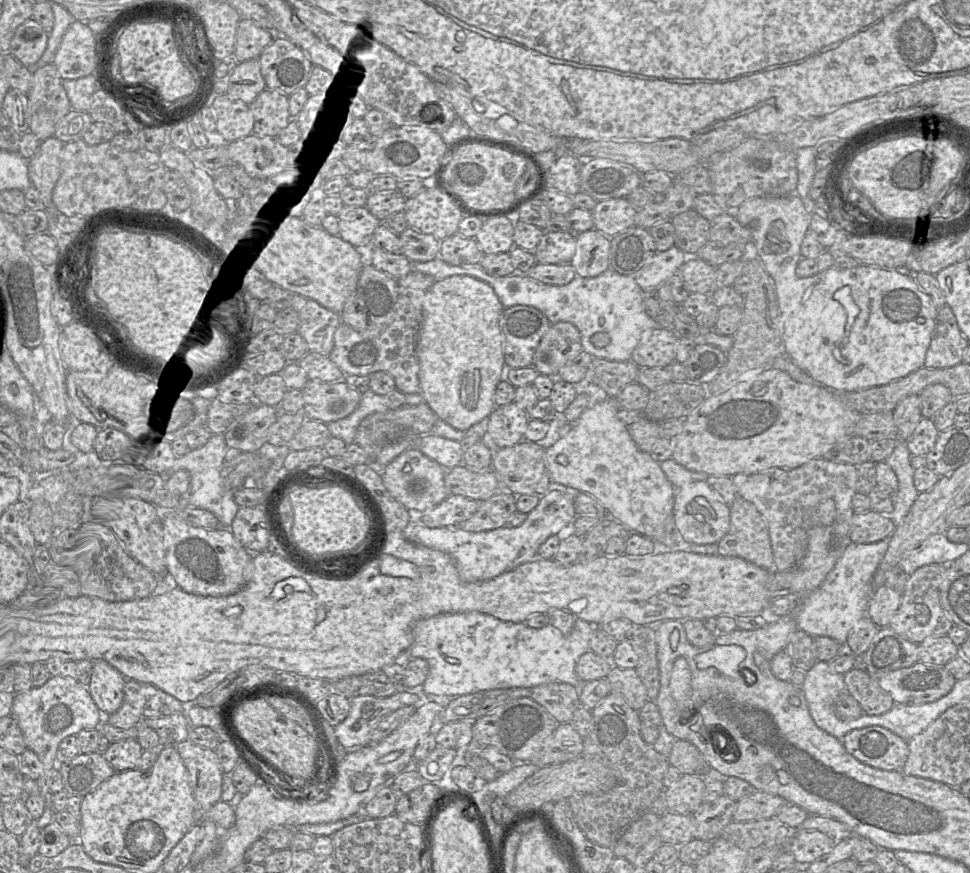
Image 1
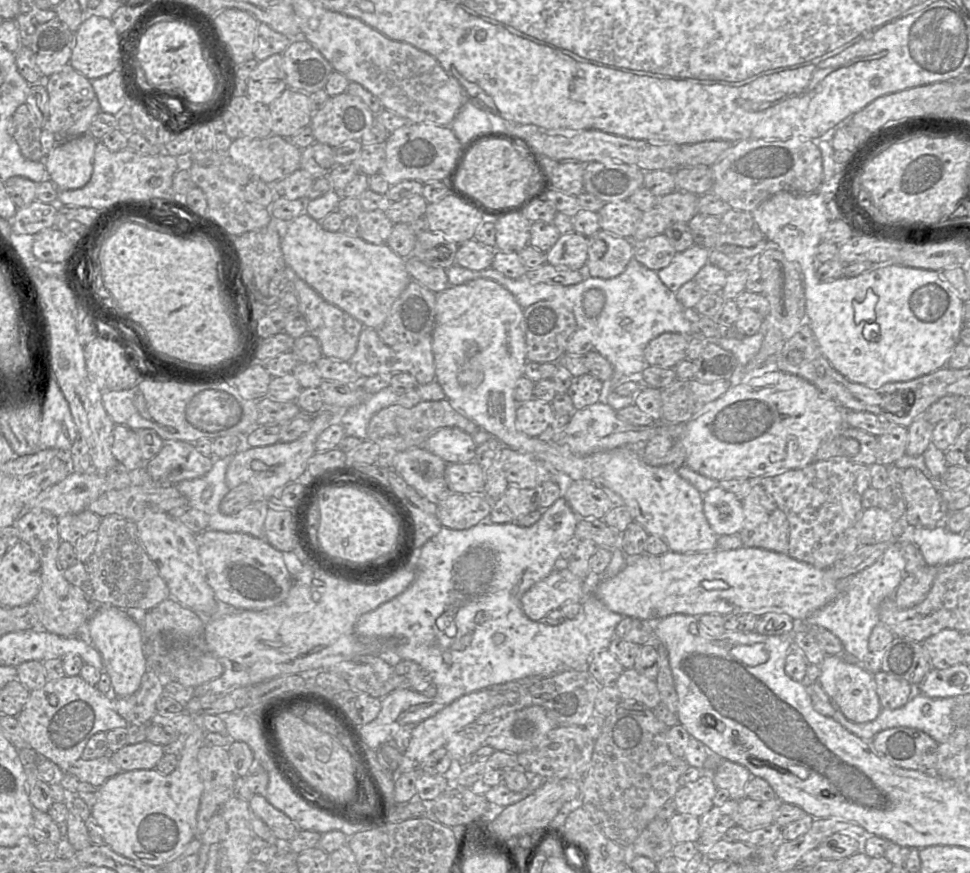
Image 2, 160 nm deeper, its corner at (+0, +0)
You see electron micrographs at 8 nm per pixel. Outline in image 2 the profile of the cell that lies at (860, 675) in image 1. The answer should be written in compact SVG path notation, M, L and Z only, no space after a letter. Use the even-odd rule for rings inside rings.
M882 671L874 674L874 680L881 707L884 709L904 706L916 692L916 686L908 681Z

